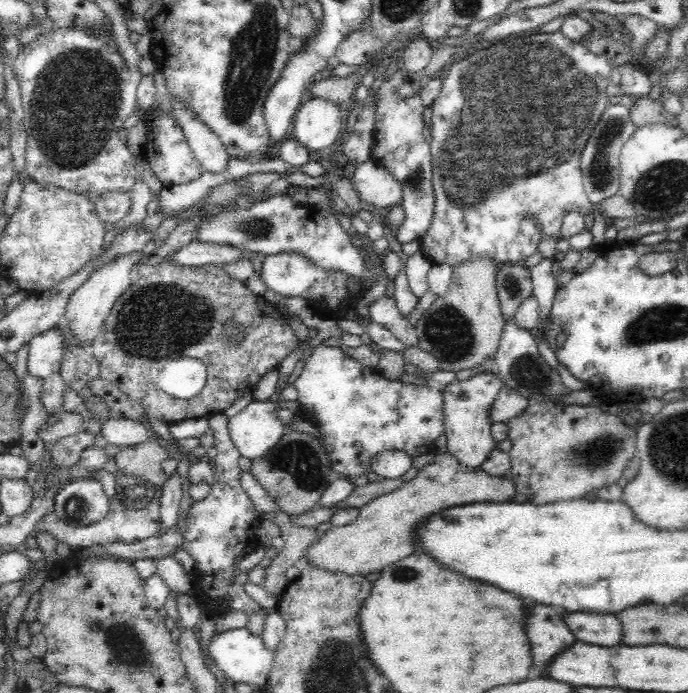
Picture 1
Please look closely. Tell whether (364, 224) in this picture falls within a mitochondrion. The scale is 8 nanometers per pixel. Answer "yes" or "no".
no

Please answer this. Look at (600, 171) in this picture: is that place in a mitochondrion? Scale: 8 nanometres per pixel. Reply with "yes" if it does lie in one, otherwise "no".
yes

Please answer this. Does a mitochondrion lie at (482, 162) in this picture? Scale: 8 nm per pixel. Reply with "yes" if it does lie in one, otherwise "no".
yes

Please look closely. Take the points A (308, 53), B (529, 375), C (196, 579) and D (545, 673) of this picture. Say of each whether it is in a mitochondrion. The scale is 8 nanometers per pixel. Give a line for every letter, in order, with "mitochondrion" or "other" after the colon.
A: other
B: mitochondrion
C: other
D: other

